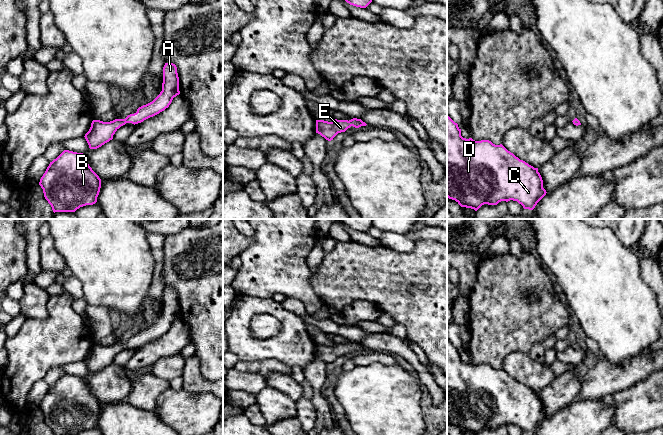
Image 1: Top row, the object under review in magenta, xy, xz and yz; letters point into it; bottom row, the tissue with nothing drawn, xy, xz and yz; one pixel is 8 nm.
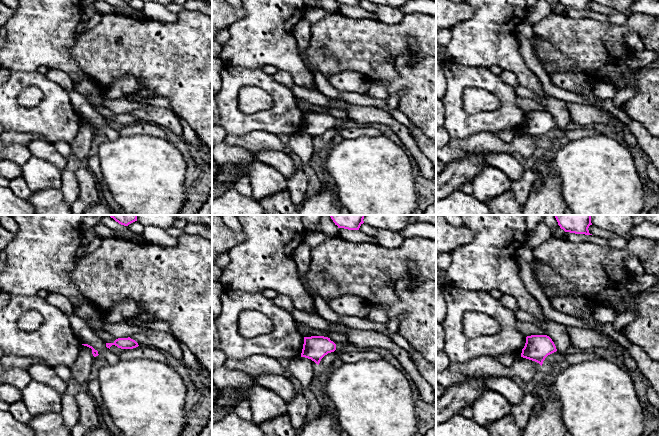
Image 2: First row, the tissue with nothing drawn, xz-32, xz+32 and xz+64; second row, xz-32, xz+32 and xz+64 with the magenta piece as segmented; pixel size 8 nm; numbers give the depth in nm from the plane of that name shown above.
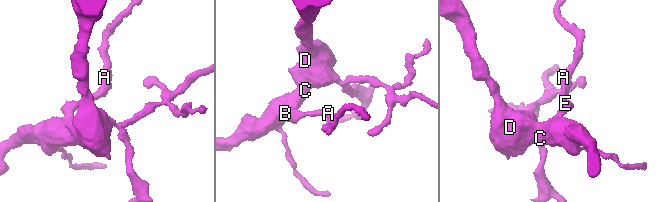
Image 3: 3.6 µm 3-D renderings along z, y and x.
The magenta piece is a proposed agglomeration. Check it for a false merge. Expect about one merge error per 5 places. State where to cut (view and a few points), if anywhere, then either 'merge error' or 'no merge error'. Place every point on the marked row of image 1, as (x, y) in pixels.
no cut; no merge error

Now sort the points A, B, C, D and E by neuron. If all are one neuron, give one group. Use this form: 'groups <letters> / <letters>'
groups A B C D E

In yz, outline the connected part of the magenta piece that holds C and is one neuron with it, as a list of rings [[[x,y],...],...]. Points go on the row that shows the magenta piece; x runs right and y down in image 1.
[[[447,114],[447,197],[455,200],[461,207],[471,208],[477,211],[482,205],[497,205],[501,201],[517,201],[524,209],[533,210],[537,203],[546,195],[543,188],[543,180],[534,168],[513,153],[502,144],[495,145],[489,140],[475,141],[461,136],[461,129]]]

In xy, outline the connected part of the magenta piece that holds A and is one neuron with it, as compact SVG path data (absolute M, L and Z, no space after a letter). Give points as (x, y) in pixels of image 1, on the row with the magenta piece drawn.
M165 63L163 67L162 91L150 103L137 109L134 114L125 119L115 119L110 122L93 120L85 139L90 149L97 149L113 139L115 132L126 123L138 124L153 117L169 107L174 97L180 94L177 67L173 63Z

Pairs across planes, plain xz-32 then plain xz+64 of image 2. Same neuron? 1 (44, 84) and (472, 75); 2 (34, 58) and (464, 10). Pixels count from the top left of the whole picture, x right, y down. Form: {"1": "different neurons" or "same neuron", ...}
{"1": "same neuron", "2": "different neurons"}

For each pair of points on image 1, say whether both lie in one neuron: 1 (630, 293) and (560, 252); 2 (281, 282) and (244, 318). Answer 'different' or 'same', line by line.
1: same
2: different

